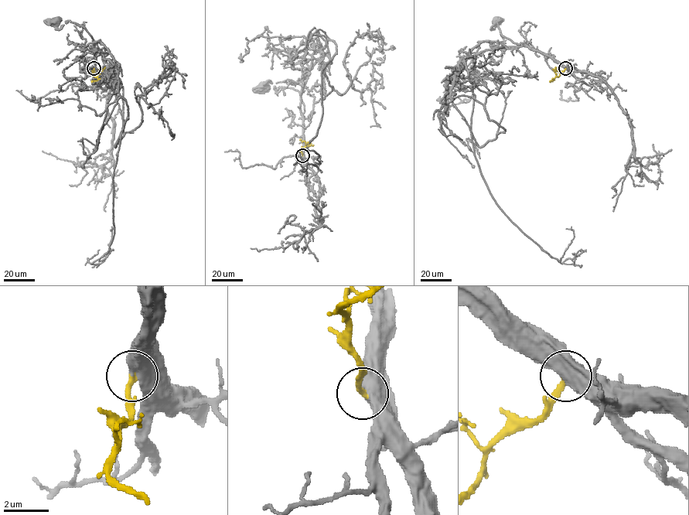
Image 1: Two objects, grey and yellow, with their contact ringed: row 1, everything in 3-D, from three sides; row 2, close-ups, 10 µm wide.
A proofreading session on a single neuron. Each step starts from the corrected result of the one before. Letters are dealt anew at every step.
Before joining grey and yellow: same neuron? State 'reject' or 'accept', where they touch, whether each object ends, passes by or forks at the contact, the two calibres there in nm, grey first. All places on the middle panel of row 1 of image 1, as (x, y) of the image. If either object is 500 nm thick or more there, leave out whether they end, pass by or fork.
accept | (302, 155) | 750/280 nm

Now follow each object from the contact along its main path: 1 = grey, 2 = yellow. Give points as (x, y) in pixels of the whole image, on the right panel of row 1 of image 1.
1: (565, 68), (551, 58), (503, 36), (498, 25), (500, 20), (491, 28), (496, 20)
2: (565, 68), (557, 76), (555, 66)

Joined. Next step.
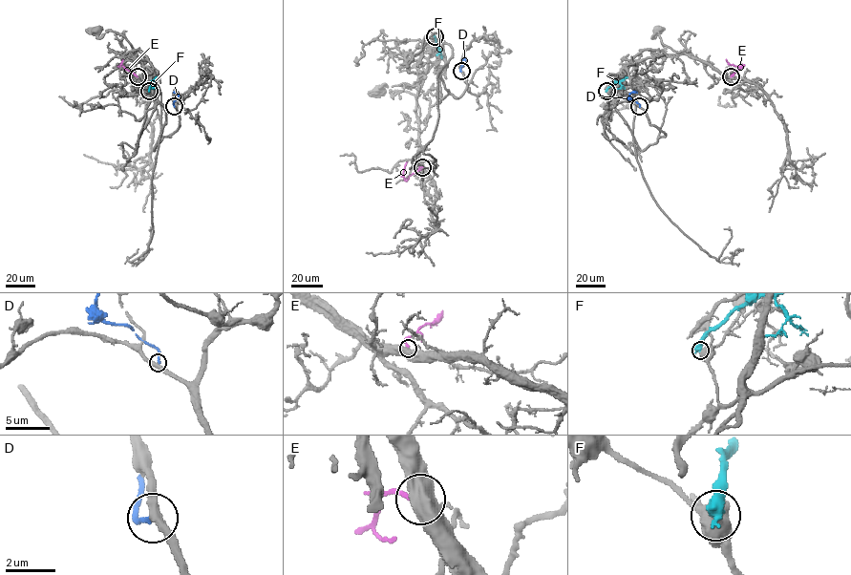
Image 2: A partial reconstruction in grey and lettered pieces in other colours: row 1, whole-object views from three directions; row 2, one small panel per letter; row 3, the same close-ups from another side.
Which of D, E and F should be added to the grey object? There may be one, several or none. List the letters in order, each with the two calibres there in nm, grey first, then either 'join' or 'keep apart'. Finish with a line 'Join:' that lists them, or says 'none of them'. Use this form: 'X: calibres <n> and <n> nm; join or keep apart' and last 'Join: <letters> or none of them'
D: calibres 360 and 200 nm; keep apart
E: calibres 600 and 180 nm; keep apart
F: calibres 700 and 600 nm; keep apart
Join: none of them

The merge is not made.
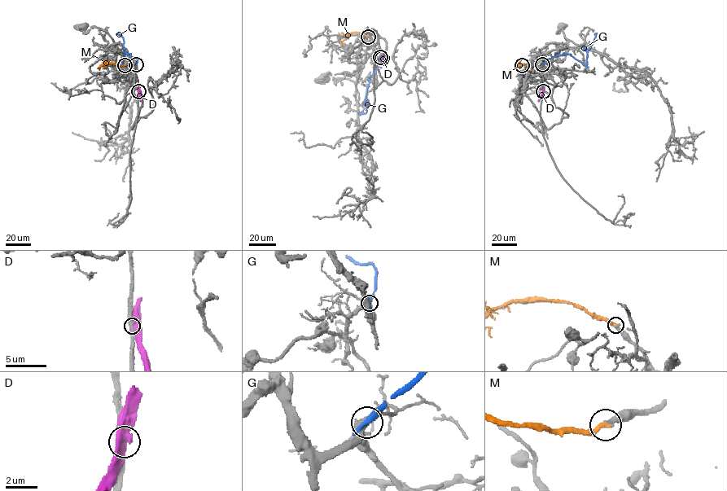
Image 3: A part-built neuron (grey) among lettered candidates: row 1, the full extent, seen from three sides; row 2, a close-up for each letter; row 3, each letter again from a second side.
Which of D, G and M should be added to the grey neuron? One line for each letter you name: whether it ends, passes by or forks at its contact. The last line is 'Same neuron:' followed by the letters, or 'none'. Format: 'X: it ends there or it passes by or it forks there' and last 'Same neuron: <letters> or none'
M: it ends there
Same neuron: M

